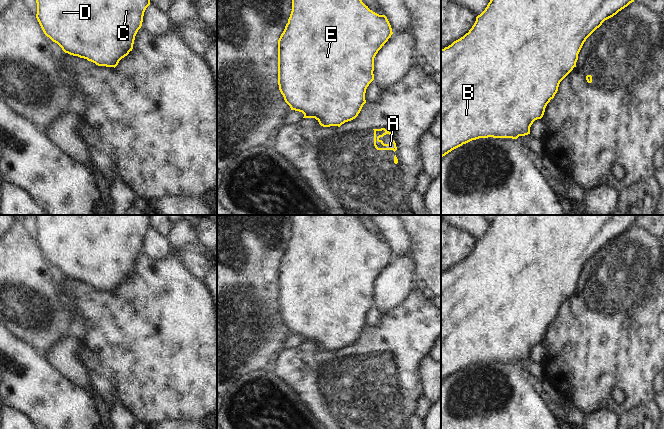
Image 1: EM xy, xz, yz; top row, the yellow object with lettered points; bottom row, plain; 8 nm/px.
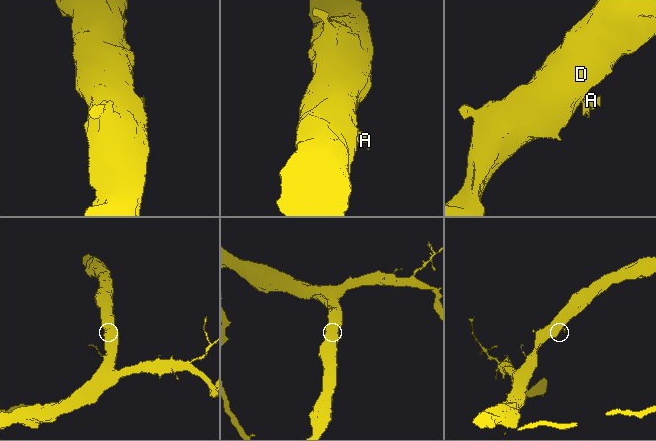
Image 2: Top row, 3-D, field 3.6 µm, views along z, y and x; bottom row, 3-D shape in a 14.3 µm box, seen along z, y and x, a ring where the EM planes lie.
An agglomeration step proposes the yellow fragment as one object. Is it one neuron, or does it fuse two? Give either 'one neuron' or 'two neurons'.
two neurons

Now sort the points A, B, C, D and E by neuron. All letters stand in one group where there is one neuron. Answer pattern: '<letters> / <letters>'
A / B C D E

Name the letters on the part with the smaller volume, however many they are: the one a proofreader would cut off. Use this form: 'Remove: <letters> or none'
Remove: A

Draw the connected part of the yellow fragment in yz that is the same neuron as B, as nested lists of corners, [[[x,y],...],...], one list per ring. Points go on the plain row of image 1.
[[[497,215],[472,252],[460,263],[441,273],[441,382],[452,374],[479,362],[512,362],[530,358],[530,351],[544,339],[560,306],[573,294],[586,263],[602,247],[627,231],[640,215]]]

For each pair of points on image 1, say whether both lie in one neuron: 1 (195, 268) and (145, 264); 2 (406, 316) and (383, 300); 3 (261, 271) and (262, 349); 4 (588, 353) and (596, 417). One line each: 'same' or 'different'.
1: different
2: different
3: same
4: different

